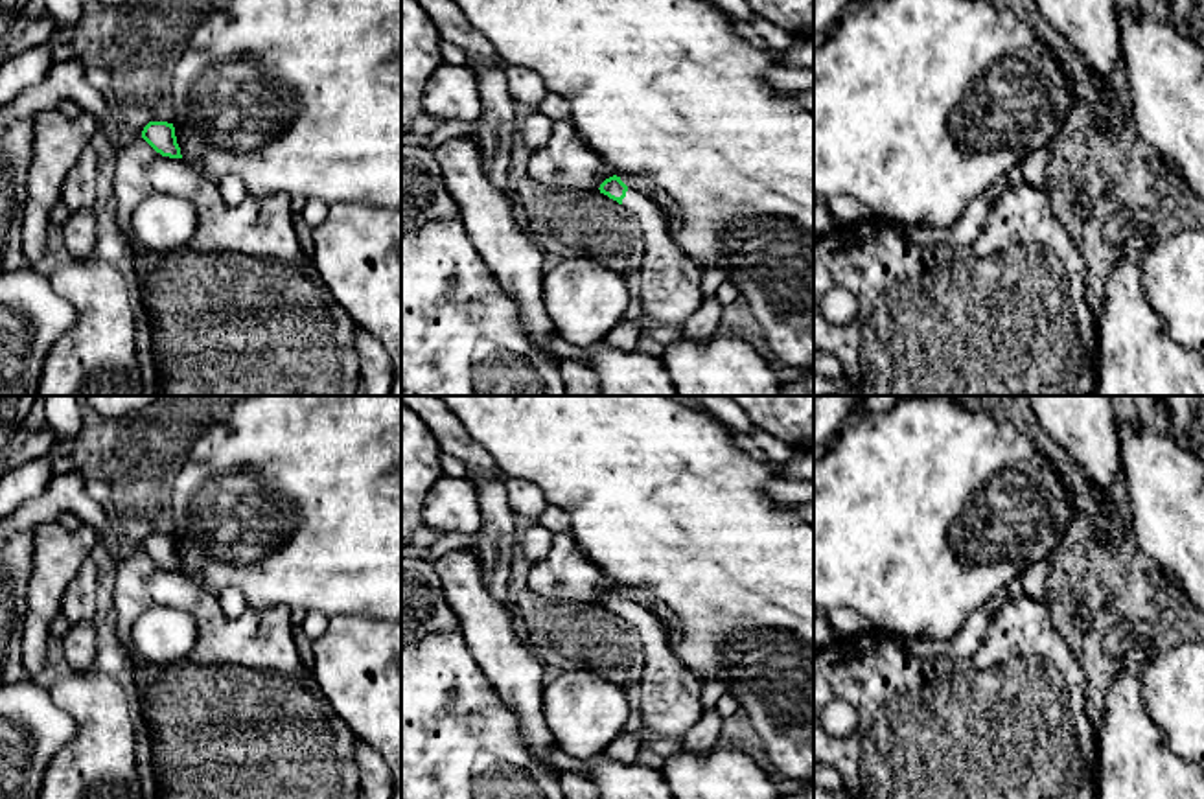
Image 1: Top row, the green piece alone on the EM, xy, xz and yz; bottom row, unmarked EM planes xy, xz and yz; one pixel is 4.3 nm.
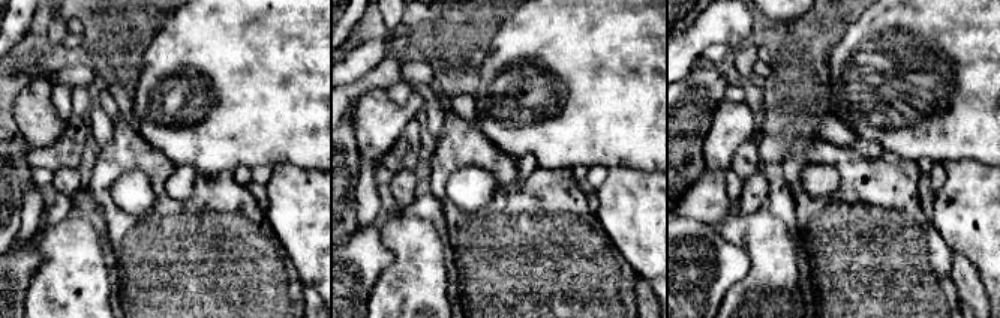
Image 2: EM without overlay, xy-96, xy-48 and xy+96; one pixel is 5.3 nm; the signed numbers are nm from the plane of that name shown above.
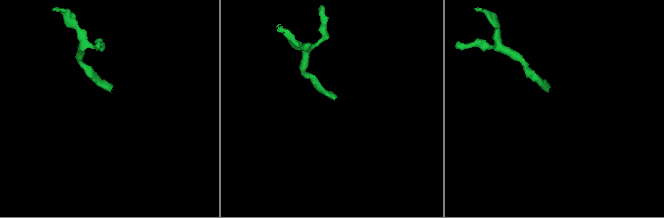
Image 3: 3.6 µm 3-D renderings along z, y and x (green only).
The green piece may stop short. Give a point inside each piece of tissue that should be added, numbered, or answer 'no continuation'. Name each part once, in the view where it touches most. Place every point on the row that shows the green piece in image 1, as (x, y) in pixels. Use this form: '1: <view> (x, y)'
1: xz (671, 282)

